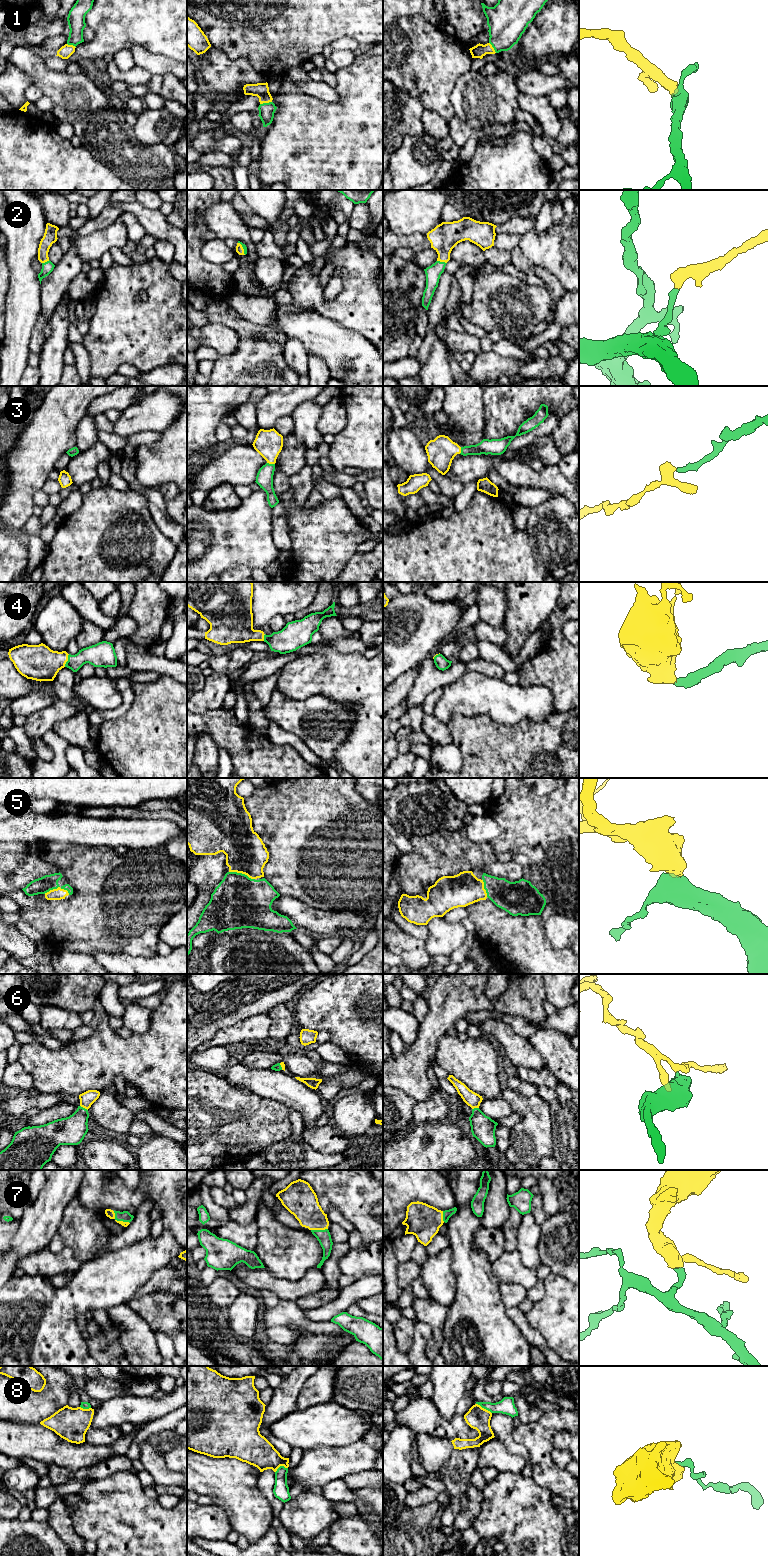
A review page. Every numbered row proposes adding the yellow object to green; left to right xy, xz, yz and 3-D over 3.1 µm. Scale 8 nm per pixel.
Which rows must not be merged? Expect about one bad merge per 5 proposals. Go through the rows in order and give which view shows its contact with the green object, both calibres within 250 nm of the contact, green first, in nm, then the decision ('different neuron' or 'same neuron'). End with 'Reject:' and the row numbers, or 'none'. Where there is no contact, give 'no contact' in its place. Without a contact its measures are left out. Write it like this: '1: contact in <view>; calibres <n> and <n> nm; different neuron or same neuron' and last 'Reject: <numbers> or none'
1: contact in xz; calibres 130 and 120 nm; same neuron
2: contact in yz; calibres 120 and 220 nm; same neuron
3: contact in xz; calibres 140 and 220 nm; same neuron
4: contact in xy; calibres 190 and 280 nm; same neuron
5: contact in xy; calibres 130 and 100 nm; same neuron
6: contact in xy; calibres 220 and 120 nm; same neuron
7: contact in xz; calibres 110 and 240 nm; same neuron
8: contact in yz; calibres 130 and 180 nm; different neuron
Reject: 8

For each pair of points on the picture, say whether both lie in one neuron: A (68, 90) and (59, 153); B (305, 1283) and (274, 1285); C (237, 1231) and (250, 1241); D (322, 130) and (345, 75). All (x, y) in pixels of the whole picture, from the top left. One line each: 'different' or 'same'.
A: different
B: same
C: same
D: same

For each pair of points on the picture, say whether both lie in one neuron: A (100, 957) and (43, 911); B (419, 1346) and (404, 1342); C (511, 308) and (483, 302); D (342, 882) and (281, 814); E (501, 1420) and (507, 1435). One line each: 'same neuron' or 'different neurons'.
A: different neurons
B: different neurons
C: same neuron
D: same neuron
E: same neuron

